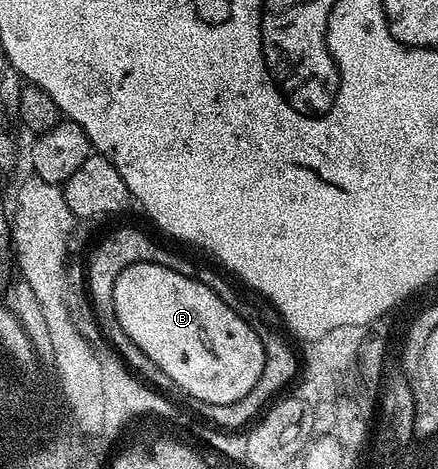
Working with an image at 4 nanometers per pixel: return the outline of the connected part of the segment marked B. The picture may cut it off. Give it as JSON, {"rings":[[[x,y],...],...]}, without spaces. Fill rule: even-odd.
{"rings":[[[141,263],[140,265],[125,267],[125,271],[121,271],[121,275],[117,275],[117,283],[113,287],[115,317],[121,323],[125,335],[129,335],[129,339],[133,339],[133,343],[137,343],[137,347],[141,347],[141,351],[145,351],[145,355],[149,355],[149,359],[153,359],[153,363],[157,363],[157,367],[161,367],[161,371],[165,371],[165,375],[169,375],[169,379],[172,380],[176,390],[184,389],[188,398],[196,397],[205,403],[228,405],[245,395],[249,395],[249,391],[253,391],[253,383],[257,383],[257,379],[261,379],[261,371],[265,367],[263,337],[237,310],[230,309],[209,286],[202,285],[201,282],[194,281],[193,278],[187,276],[191,275],[174,267],[154,265],[153,263]]]}

